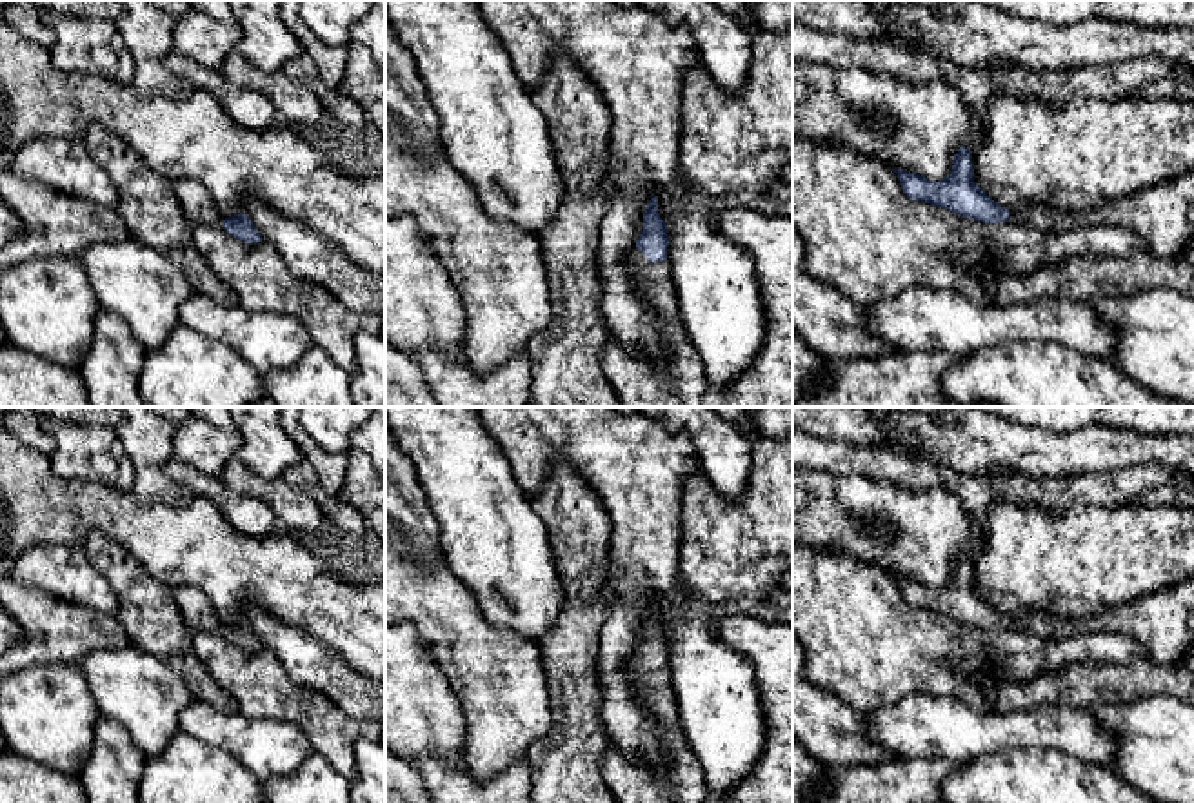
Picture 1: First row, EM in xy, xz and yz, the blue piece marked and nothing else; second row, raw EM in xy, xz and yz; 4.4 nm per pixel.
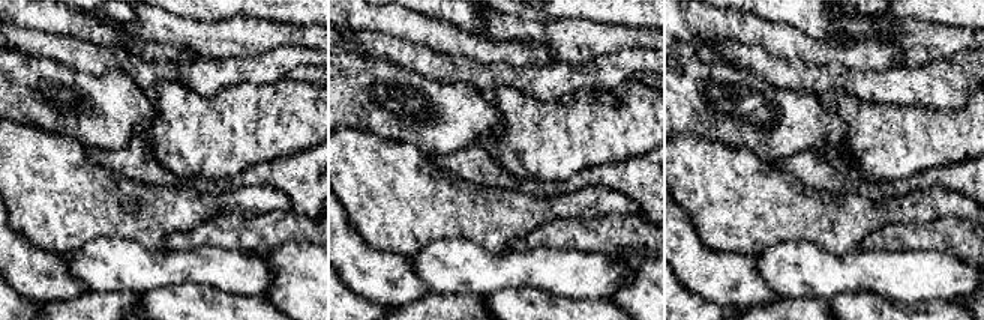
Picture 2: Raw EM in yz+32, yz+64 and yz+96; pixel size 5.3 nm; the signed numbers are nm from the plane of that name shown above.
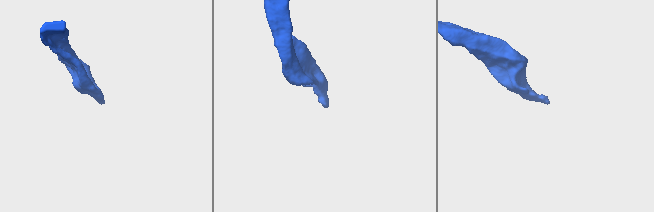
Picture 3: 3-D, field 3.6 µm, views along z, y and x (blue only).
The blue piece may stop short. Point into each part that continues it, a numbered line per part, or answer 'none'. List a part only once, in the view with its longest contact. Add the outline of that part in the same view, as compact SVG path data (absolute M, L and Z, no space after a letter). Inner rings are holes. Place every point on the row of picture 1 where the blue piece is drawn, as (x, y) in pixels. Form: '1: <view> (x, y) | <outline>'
1: xz (675, 380) | M636 247L627 253L627 273L636 292L658 311L663 345L656 362L647 360L625 351L609 331L602 371L620 407L701 407L711 383L680 318L671 263L652 263Z

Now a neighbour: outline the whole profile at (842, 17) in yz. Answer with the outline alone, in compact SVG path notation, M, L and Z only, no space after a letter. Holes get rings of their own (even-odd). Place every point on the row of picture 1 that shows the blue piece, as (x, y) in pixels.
M792 0L792 22L858 40L892 31L876 7L854 0Z

